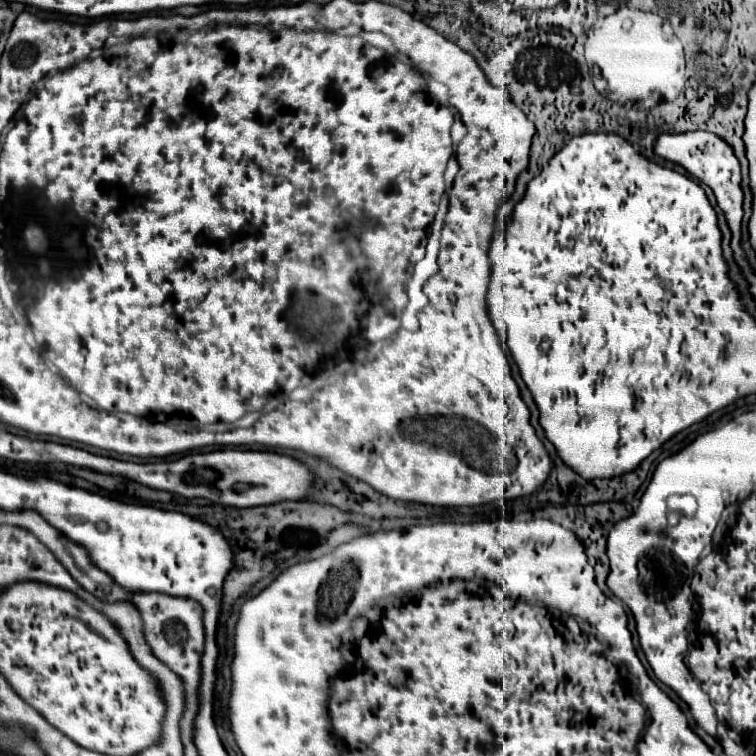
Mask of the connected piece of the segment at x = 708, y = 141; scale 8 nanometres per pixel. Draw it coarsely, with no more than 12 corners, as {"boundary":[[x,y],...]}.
{"boundary":[[707,131],[661,133],[655,155],[711,187],[741,251],[741,167],[733,149]]}

